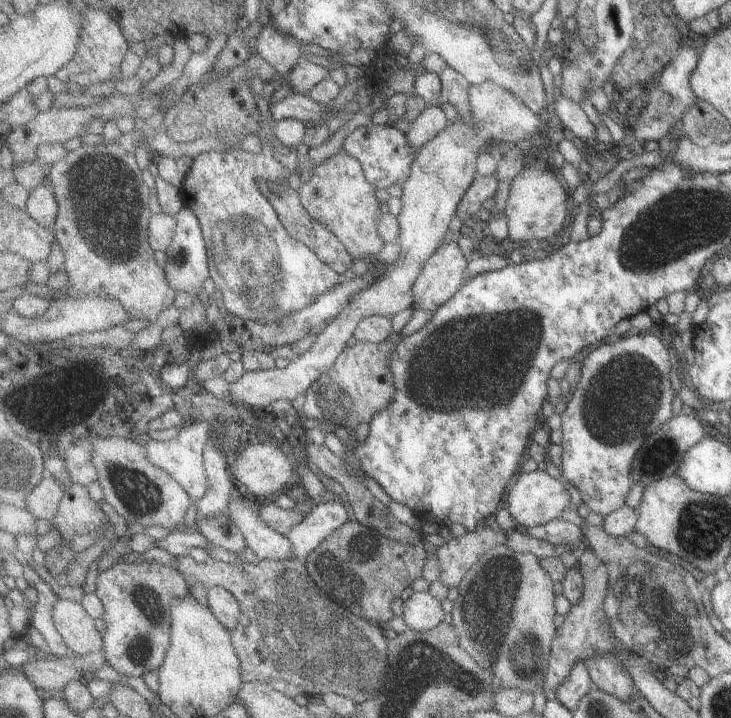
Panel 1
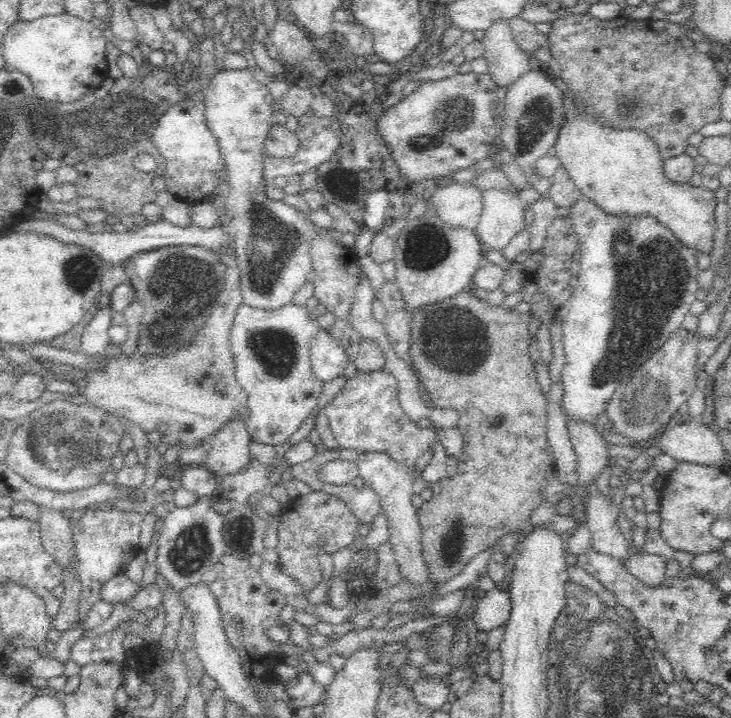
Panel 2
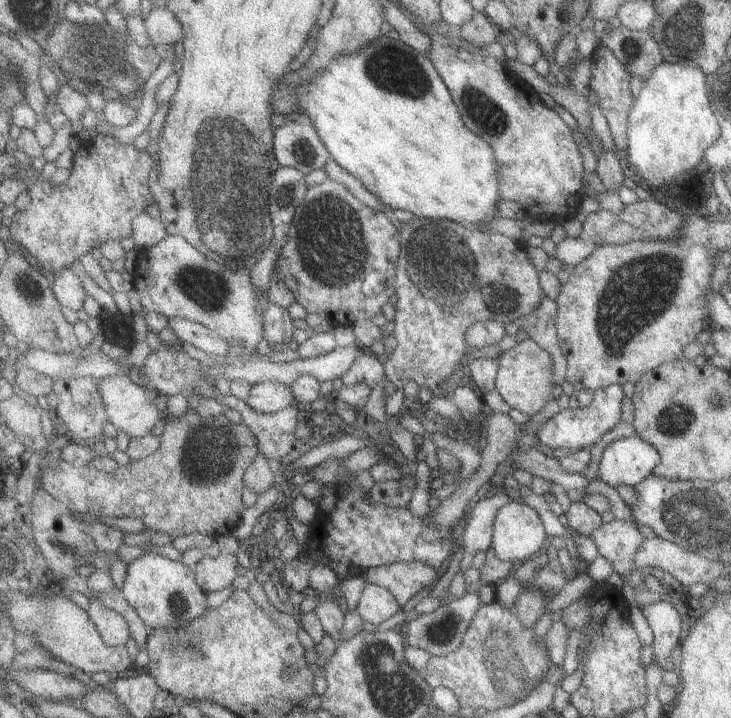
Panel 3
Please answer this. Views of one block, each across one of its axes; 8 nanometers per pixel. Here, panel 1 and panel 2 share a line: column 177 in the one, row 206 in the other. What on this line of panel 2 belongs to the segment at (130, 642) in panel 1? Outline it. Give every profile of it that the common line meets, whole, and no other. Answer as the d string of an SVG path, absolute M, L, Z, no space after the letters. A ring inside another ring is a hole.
M582 196L570 206L570 220L574 222L580 244L580 274L576 274L578 284L572 288L572 296L556 312L562 324L566 354L558 406L566 422L604 422L604 412L616 388L620 388L620 384L628 380L628 376L632 376L670 338L670 334L682 328L700 288L700 270L696 266L696 252L684 248L652 214L608 214L600 210L594 200Z

